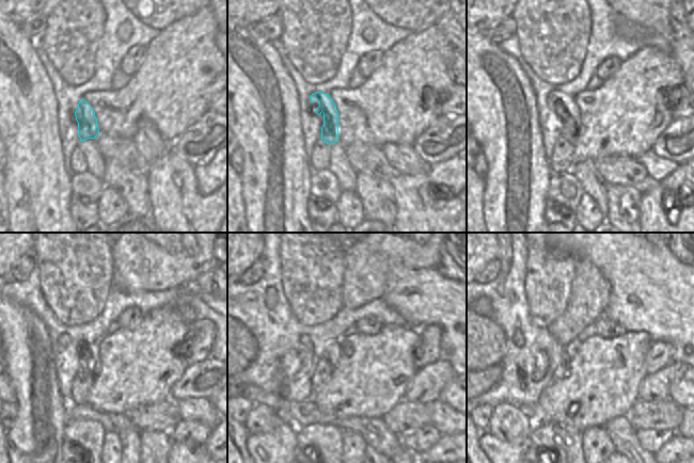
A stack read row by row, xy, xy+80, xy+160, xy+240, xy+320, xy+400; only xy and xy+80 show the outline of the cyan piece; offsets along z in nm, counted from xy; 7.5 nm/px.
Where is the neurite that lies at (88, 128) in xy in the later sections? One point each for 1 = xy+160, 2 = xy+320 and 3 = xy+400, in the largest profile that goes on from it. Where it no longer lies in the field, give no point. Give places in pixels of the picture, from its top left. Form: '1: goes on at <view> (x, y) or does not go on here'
1: goes on at xy+160 (567, 108)
2: goes on at xy+320 (332, 349)
3: goes on at xy+400 (571, 349)

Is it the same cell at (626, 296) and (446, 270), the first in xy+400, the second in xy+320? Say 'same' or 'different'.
different

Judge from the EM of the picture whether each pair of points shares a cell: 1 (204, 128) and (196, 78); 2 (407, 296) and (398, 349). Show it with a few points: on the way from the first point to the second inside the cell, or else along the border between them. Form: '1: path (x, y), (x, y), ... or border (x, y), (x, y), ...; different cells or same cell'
1: border (207, 110), (183, 131); different cells
2: border (405, 323), (419, 329); different cells

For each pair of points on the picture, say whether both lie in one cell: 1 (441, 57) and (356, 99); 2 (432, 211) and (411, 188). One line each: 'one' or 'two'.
1: one
2: one

